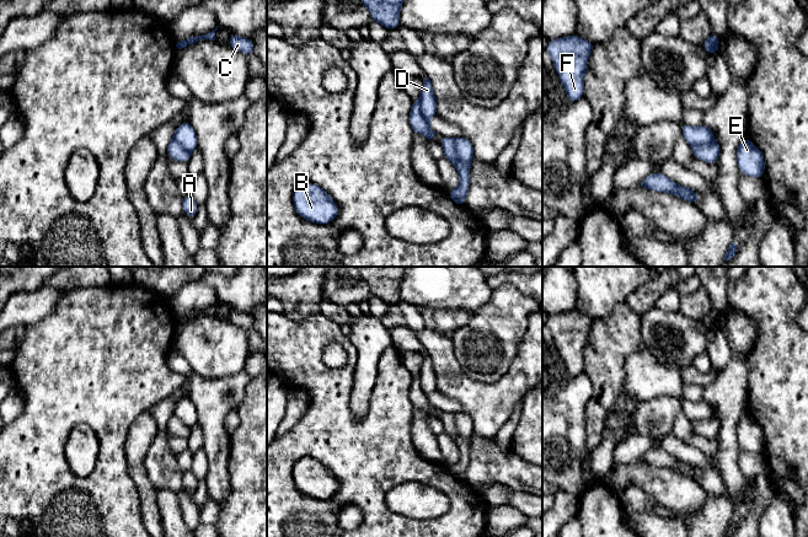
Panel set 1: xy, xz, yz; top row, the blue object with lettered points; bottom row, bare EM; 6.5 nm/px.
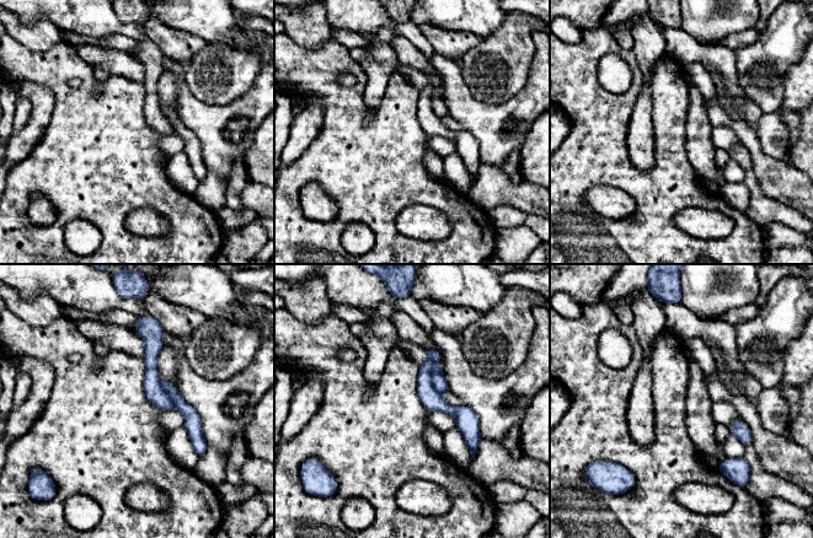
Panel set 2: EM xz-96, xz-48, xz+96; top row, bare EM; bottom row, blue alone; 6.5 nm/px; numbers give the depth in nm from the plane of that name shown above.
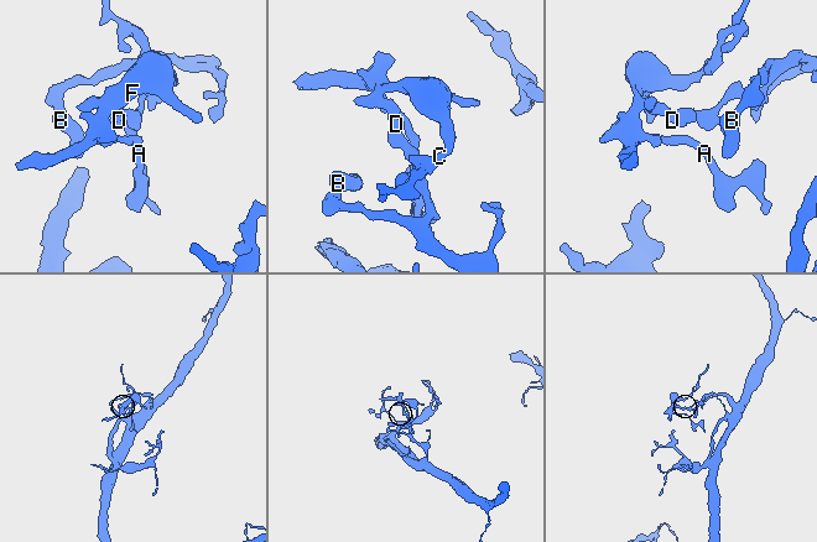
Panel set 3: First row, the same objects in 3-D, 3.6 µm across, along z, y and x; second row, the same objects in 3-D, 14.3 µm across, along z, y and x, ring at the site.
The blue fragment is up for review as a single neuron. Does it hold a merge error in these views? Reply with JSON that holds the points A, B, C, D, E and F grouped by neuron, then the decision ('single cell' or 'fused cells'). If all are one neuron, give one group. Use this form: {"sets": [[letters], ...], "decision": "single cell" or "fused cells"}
{"sets": [["A", "C", "E", "F"], ["B", "D"]], "decision": "fused cells"}

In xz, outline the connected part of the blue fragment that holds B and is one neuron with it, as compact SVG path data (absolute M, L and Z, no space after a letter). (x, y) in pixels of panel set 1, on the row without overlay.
M301 458L293 469L293 477L299 492L316 499L328 499L338 489L333 474L319 461Z

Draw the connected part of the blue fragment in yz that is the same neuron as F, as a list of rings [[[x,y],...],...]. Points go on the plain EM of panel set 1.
[[[577,310],[549,316],[549,327],[569,377],[584,370],[584,348],[592,324],[596,319],[582,315]]]

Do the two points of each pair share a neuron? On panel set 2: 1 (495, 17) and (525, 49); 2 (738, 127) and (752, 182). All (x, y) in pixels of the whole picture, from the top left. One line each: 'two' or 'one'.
1: two
2: two

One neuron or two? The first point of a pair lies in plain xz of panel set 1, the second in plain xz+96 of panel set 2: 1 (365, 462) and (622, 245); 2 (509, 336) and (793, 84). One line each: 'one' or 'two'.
1: one
2: two

